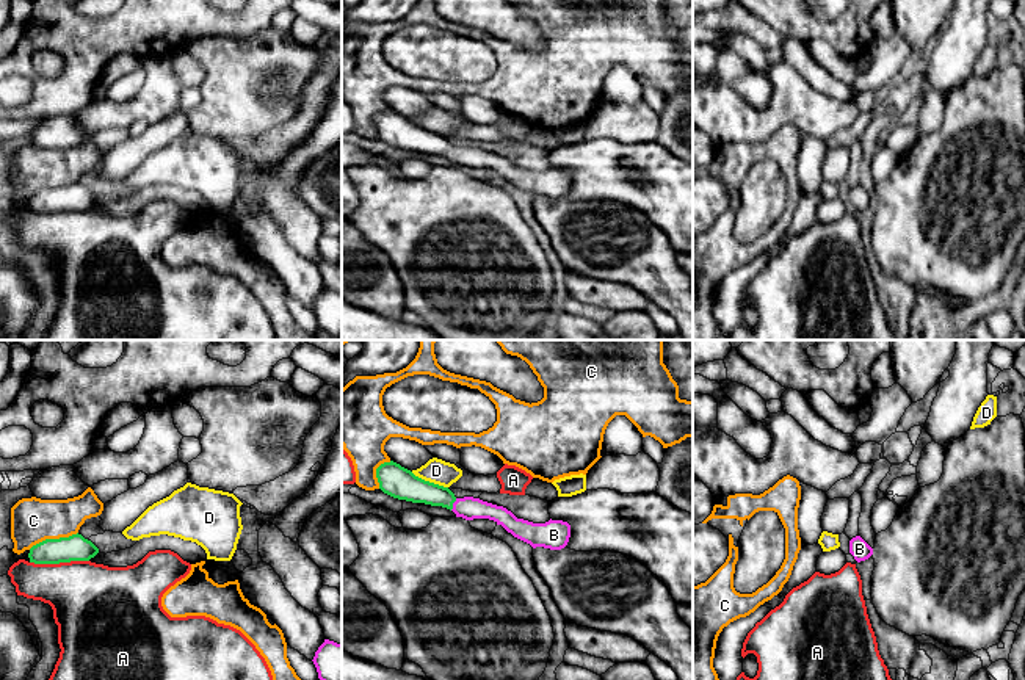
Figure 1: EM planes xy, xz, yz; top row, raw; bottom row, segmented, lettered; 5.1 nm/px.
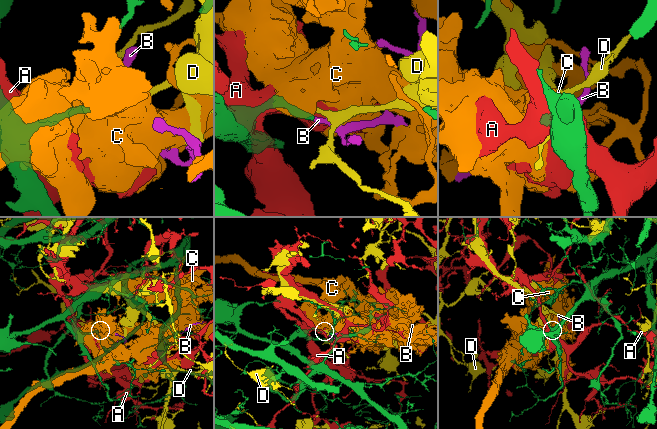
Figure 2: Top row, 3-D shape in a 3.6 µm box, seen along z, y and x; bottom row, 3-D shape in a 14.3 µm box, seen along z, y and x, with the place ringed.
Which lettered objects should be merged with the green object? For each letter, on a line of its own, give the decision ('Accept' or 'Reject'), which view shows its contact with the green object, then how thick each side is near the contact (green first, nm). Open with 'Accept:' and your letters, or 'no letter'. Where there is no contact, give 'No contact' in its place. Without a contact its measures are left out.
Accept: B
A: Reject. Touches green in xy. Thickness 140 nm (green) against 380 nm
B: Accept. Touches green in xz. Thickness 140 nm (green) against 120 nm
C: Reject. Touches green in xy. Thickness 140 nm (green) against 220 nm
D: Reject. Touches green in xz. Thickness 160 nm (green) against 130 nm

